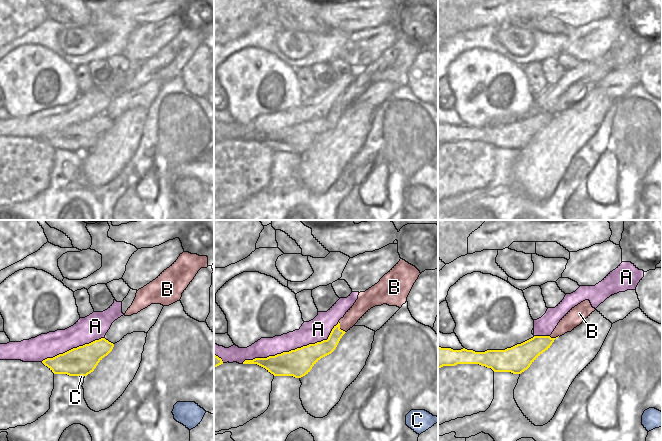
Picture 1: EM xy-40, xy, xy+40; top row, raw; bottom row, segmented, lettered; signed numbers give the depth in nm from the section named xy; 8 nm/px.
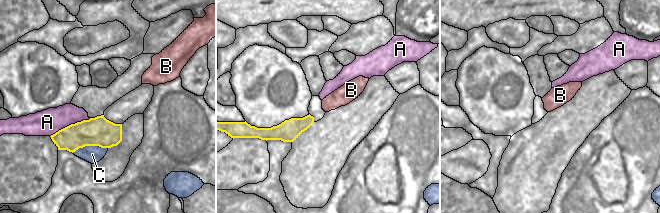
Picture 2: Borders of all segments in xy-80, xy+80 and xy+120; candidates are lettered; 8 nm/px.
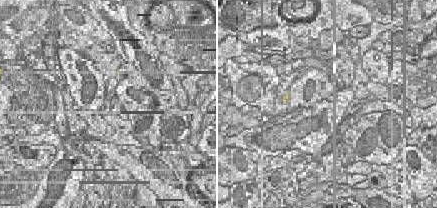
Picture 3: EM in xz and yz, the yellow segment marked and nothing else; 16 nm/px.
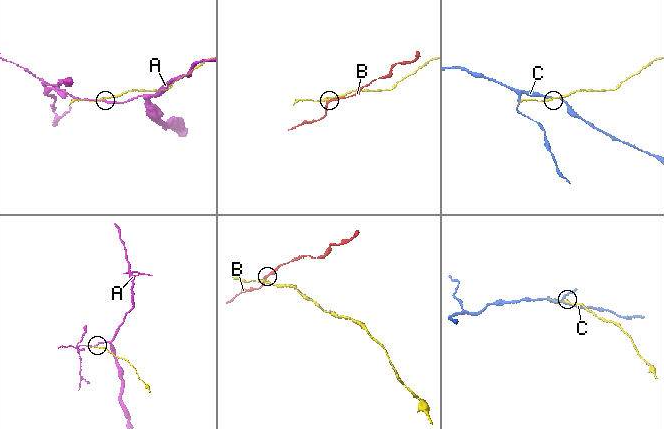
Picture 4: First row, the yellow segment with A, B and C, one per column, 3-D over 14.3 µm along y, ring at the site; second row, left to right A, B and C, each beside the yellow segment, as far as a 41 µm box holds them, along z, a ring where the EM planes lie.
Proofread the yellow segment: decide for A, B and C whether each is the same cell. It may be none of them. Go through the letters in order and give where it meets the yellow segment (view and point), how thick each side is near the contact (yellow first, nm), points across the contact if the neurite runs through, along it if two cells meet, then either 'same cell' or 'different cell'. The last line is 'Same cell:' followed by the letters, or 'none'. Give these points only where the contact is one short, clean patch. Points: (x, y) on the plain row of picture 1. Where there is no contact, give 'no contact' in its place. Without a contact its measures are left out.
A: meets yellow in xy at (293, 126); 220 nm thick on the yellow side, 190 nm on the other; different cell
B: meets yellow in xy at (339, 104); 130 nm thick on the yellow side, 120 nm on the other; border along xy (338, 98), (339, 103), (345, 108); different cell
C: meets yellow in xy-40 at (83, 151); 240 nm thick on the yellow side, 20 nm on the other; different cell
Same cell: none

